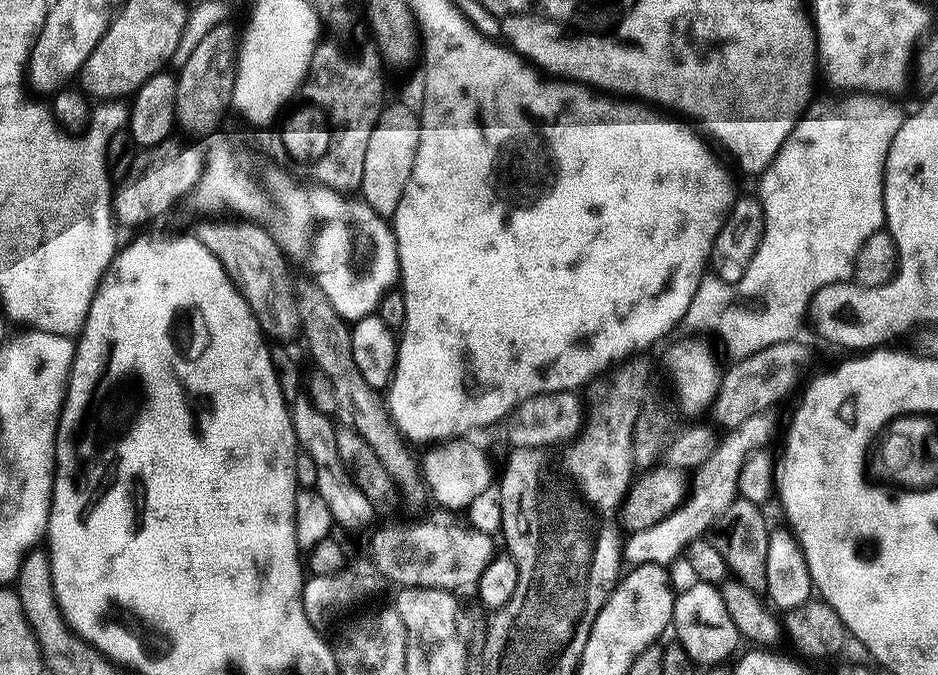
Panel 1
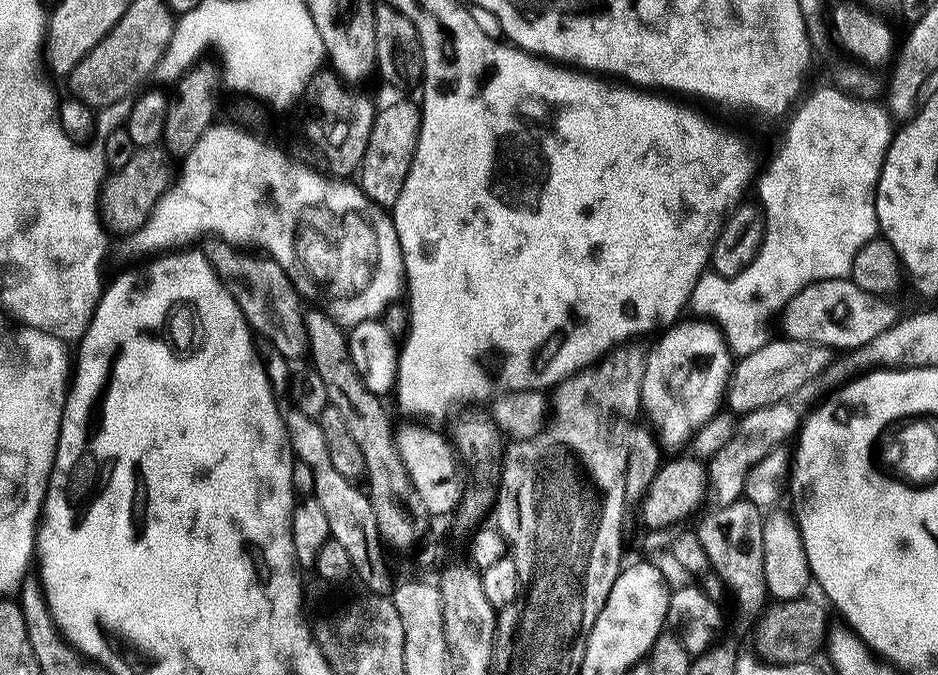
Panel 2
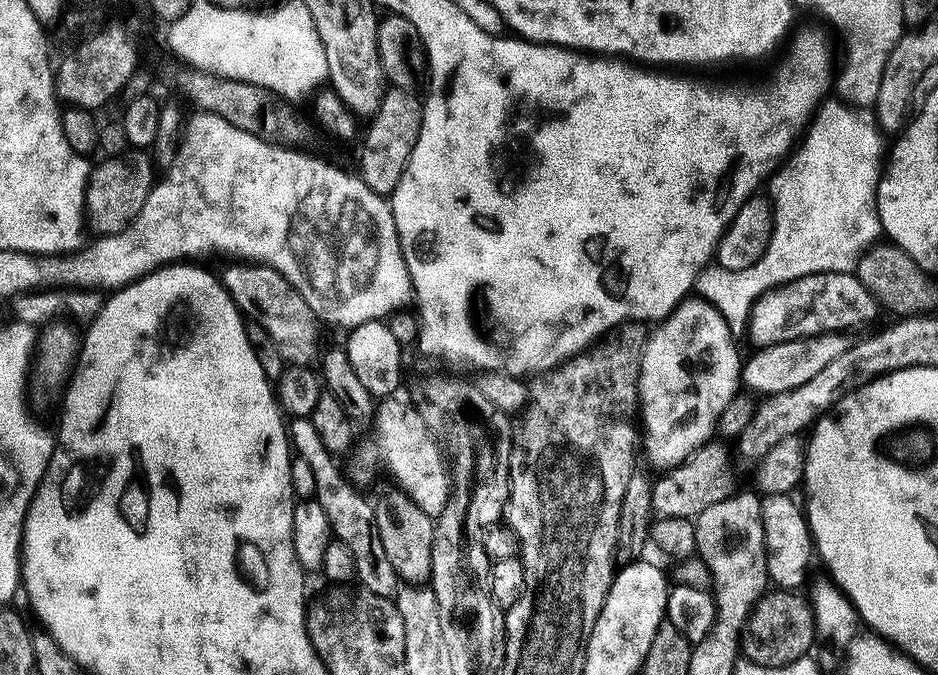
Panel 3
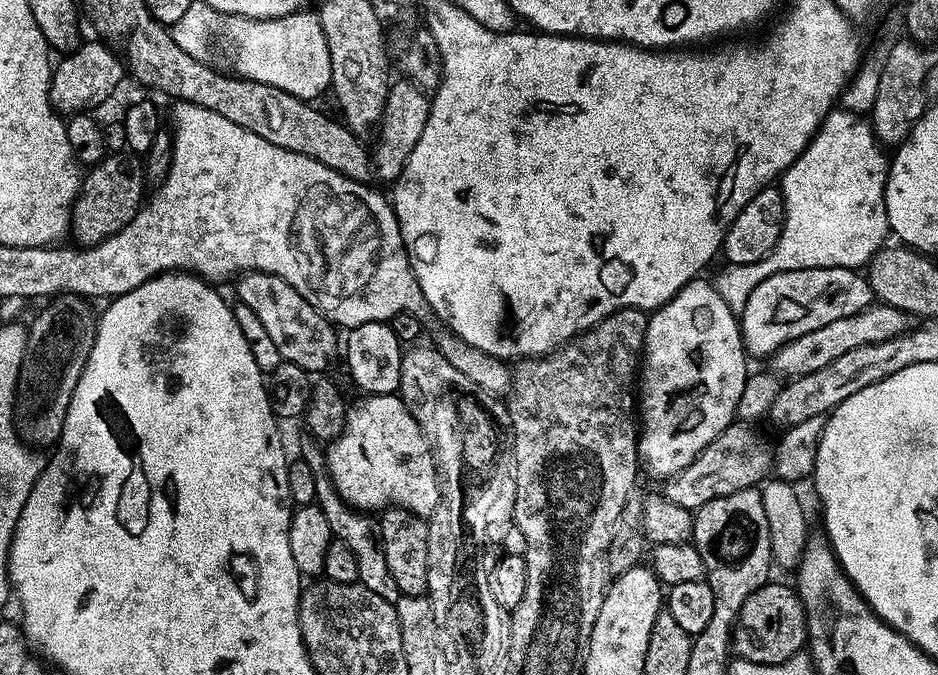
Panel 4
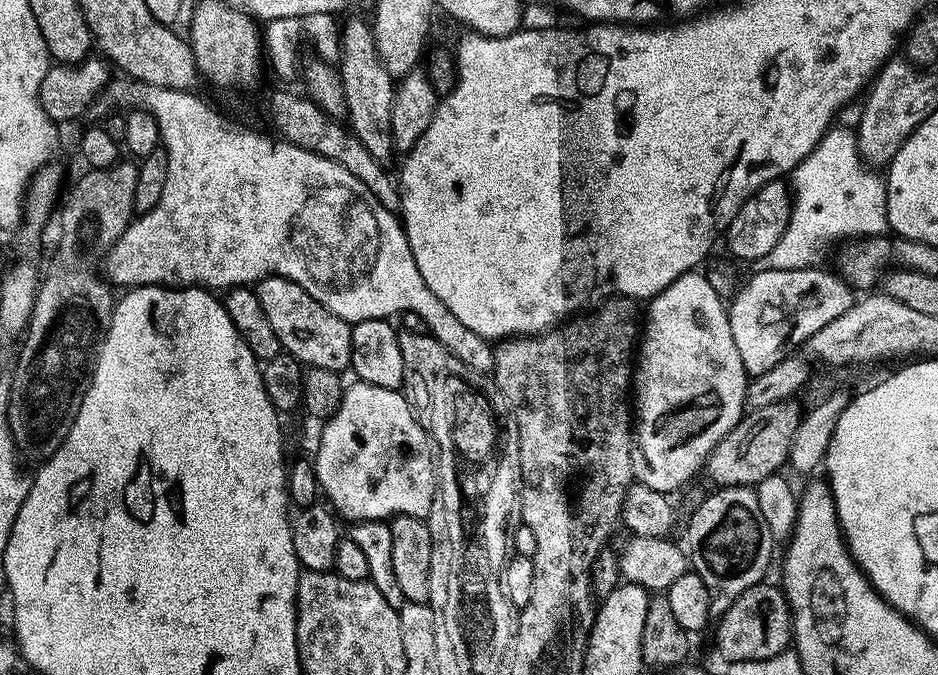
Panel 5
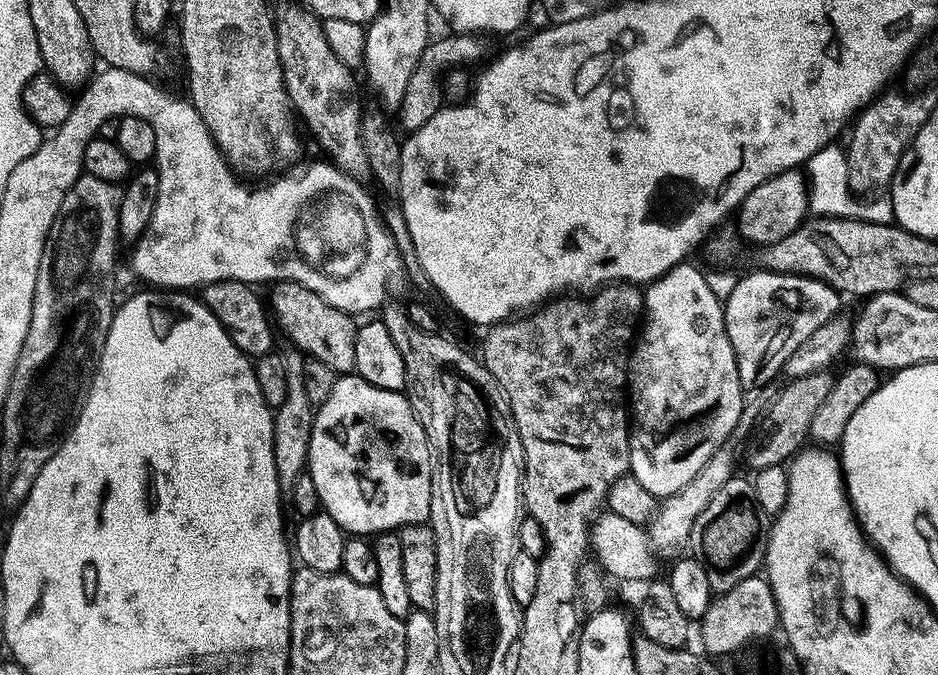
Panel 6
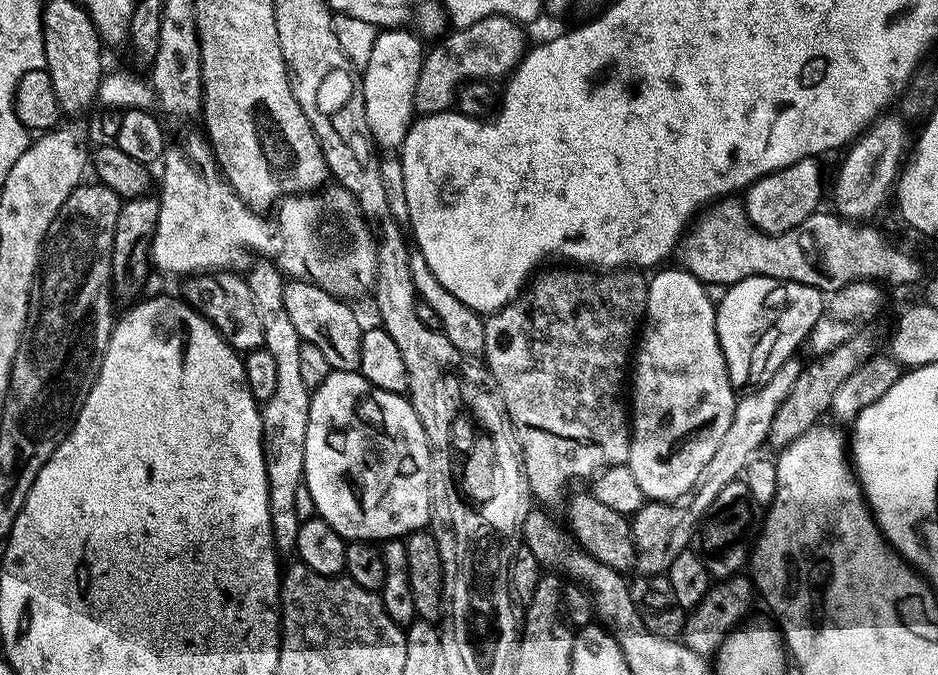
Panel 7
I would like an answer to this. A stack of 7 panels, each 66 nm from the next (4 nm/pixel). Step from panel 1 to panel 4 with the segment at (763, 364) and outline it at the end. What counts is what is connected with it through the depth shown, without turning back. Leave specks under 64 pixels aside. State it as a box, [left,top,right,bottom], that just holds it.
[770,302,910,378]

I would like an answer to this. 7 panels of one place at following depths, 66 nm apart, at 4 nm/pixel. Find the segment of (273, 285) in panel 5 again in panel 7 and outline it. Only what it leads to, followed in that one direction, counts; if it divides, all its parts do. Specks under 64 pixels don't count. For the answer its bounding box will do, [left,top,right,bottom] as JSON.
[284,279,364,372]

